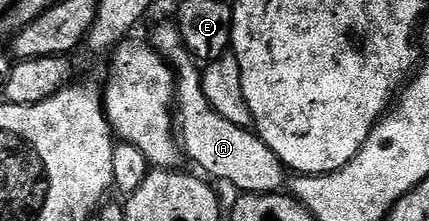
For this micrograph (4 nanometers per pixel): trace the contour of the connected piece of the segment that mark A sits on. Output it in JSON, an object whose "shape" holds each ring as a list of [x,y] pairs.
{"shape":[[[164,22],[152,30],[150,45],[162,58],[168,59],[176,76],[174,106],[174,133],[180,143],[183,157],[205,170],[203,173],[217,183],[229,182],[236,192],[245,194],[275,194],[283,191],[286,168],[278,156],[251,129],[222,120],[204,95],[202,70],[190,51],[184,47],[179,26]]]}

